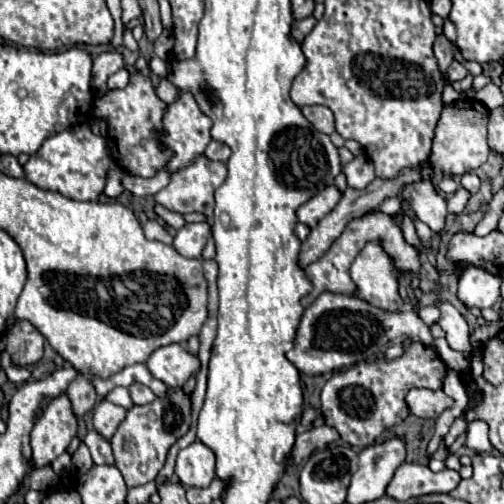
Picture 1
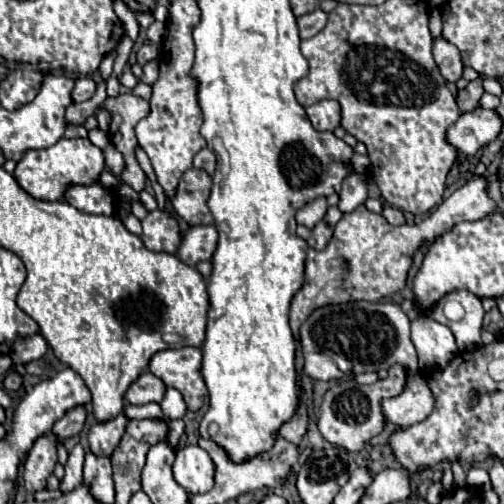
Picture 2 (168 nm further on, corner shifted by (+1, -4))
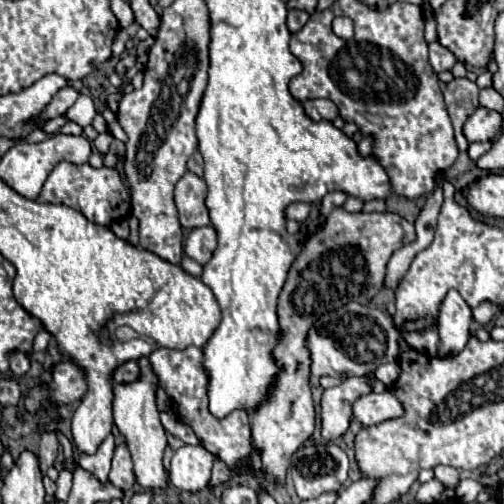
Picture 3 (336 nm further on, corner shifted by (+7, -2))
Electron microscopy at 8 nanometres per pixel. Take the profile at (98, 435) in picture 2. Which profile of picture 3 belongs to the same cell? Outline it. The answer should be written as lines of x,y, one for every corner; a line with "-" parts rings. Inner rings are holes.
109,435
97,449
95,455
81,455
79,457
79,465
89,471
95,479
99,479
101,483
107,483
107,473
109,473
109,467
111,467
111,457
113,457
113,449
115,449
115,443
113,443
113,435

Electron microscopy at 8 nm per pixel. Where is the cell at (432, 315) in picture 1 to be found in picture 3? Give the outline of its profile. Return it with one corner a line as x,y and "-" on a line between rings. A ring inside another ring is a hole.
451,289
441,303
439,311
439,347
437,355
447,357
447,355
457,355
463,347
465,341
469,341
469,327
471,327
471,307
463,301
463,297

